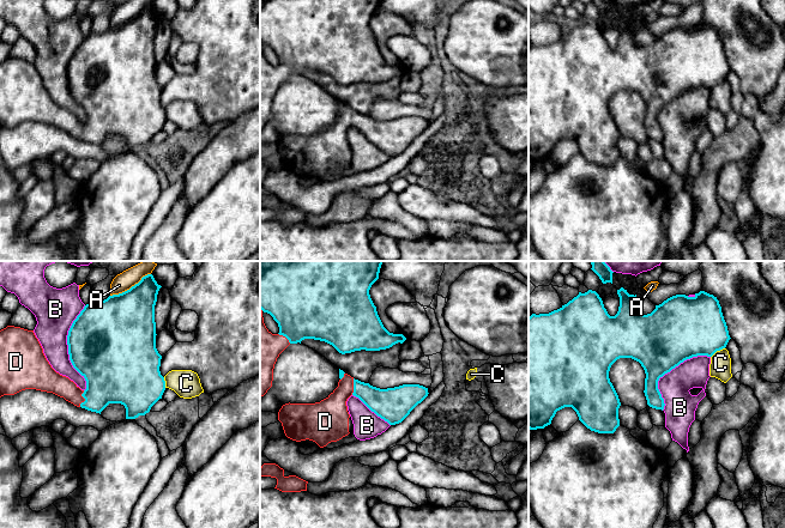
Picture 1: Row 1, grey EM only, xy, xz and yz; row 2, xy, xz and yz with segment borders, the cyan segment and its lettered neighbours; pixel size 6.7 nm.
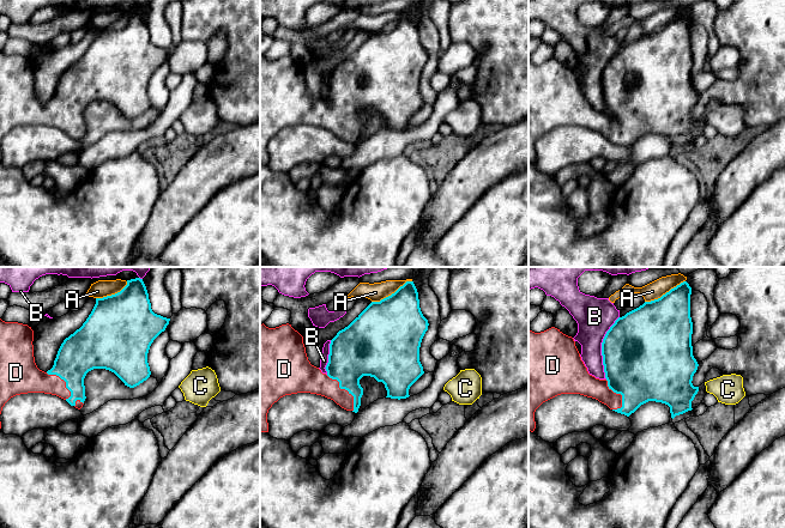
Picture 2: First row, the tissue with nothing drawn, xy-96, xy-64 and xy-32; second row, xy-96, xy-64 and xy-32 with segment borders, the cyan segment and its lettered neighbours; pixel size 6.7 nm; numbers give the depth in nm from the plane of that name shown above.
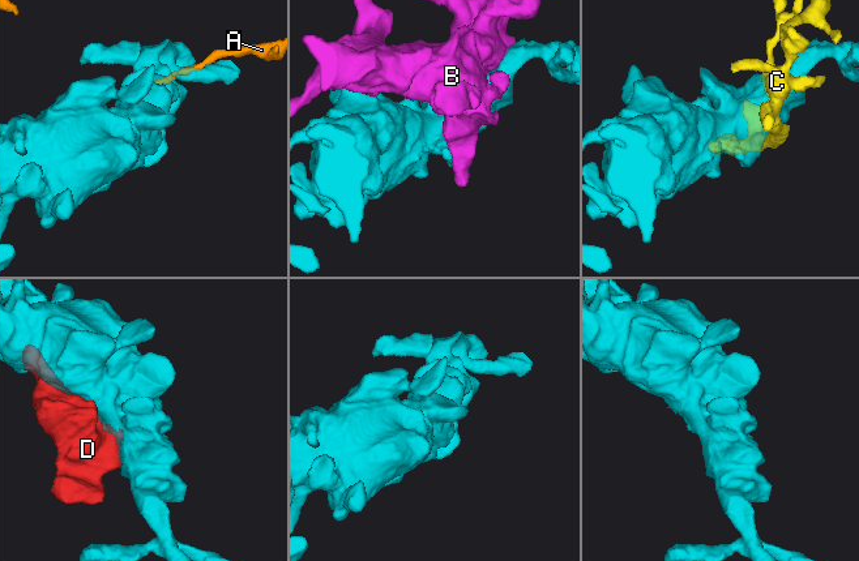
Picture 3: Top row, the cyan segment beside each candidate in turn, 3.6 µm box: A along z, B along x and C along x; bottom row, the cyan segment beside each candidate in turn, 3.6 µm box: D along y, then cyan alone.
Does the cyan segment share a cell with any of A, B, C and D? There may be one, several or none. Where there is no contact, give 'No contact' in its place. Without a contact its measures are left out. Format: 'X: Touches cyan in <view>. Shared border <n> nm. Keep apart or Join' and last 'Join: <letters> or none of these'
A: Touches cyan in xy. Shared border 320 nm. Keep apart
B: Touches cyan in xy. Shared border 600 nm. Keep apart
C: Touches cyan in yz. Shared border 120 nm. Keep apart
D: Touches cyan in xy. Shared border 120 nm. Join
Join: D

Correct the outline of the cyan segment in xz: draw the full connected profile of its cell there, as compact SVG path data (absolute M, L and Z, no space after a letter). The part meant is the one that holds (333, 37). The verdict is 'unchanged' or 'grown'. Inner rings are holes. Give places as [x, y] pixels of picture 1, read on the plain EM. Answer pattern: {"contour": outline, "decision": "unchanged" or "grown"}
{"contour": "M260 0L260 129L272 119L273 101L279 86L290 77L314 71L332 77L339 85L380 83L406 69L390 65L382 56L369 22L379 11L380 0ZM262 45L270 45L278 55L279 65L272 66L264 55Z", "decision": "grown"}

